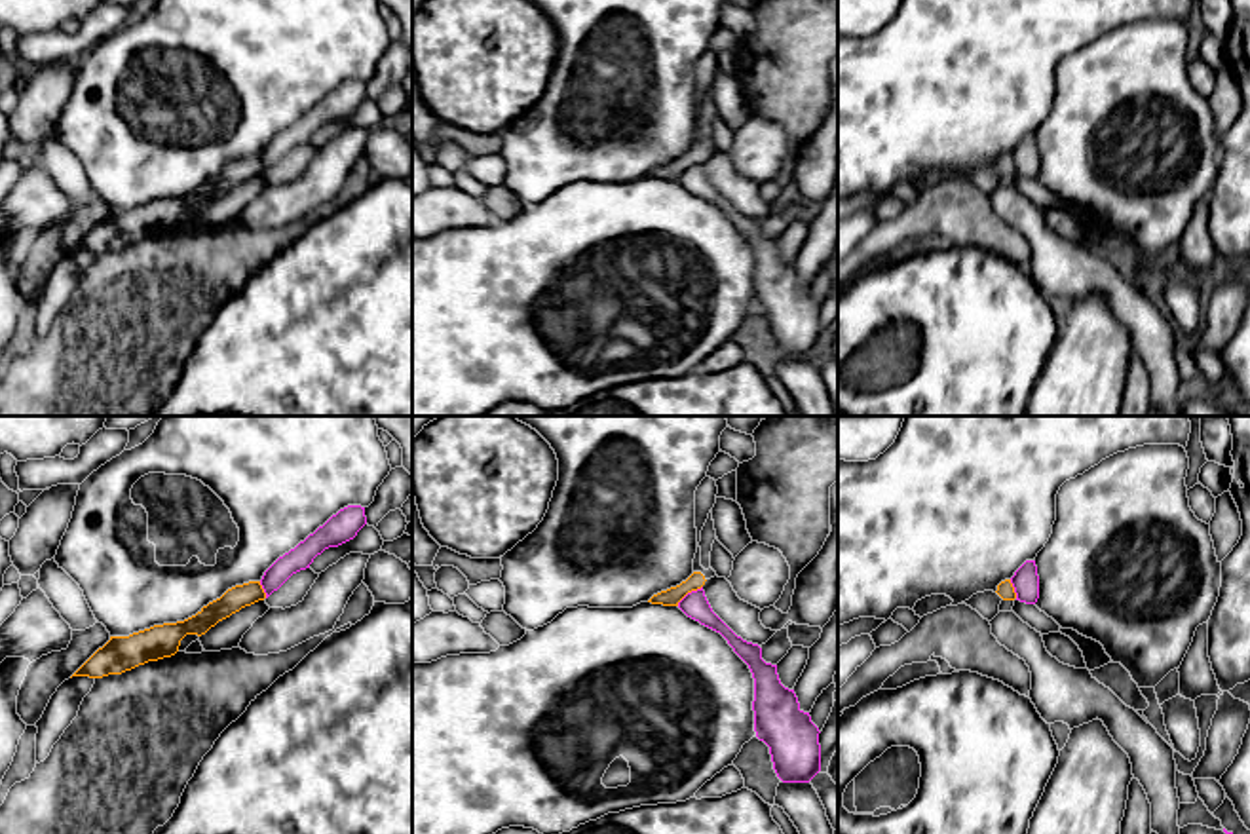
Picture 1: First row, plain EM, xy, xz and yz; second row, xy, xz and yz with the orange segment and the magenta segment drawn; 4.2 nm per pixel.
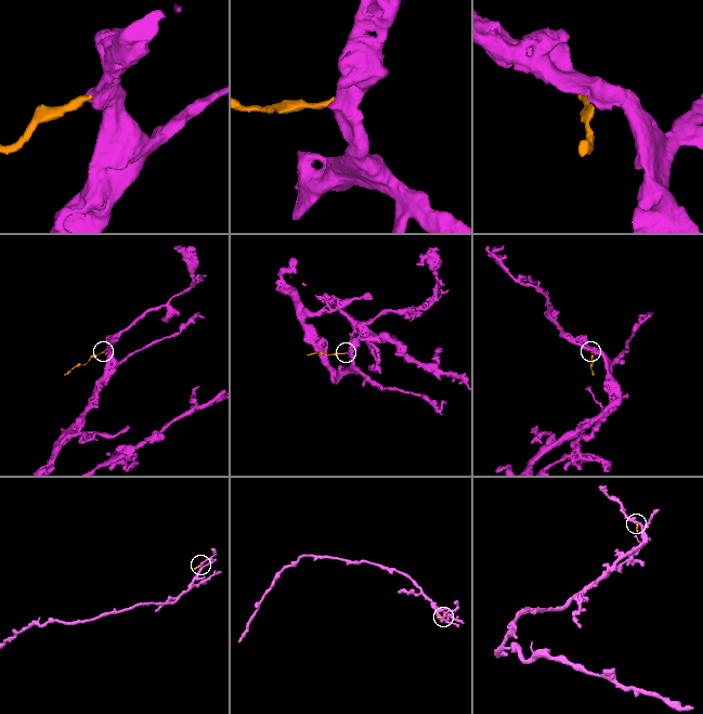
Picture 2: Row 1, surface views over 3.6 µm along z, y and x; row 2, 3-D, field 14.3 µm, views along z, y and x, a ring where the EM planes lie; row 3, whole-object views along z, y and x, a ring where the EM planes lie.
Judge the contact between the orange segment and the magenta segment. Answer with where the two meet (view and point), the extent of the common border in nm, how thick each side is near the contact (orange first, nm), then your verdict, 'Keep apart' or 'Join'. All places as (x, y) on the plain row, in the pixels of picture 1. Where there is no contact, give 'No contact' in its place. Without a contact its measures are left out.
Touches orange at xz (688, 166). Shared border 140 nm. Thickness 80 nm (orange) against 110 nm. Keep apart

